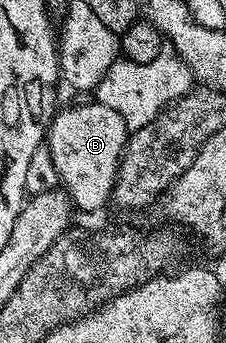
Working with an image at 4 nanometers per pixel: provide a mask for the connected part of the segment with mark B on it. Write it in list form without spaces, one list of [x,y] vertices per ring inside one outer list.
[[[90,102],[71,107],[55,120],[50,120],[45,135],[45,151],[54,174],[71,196],[72,204],[78,210],[80,207],[83,211],[99,211],[106,203],[112,202],[115,178],[127,147],[129,128],[121,113],[114,112],[104,103]]]

